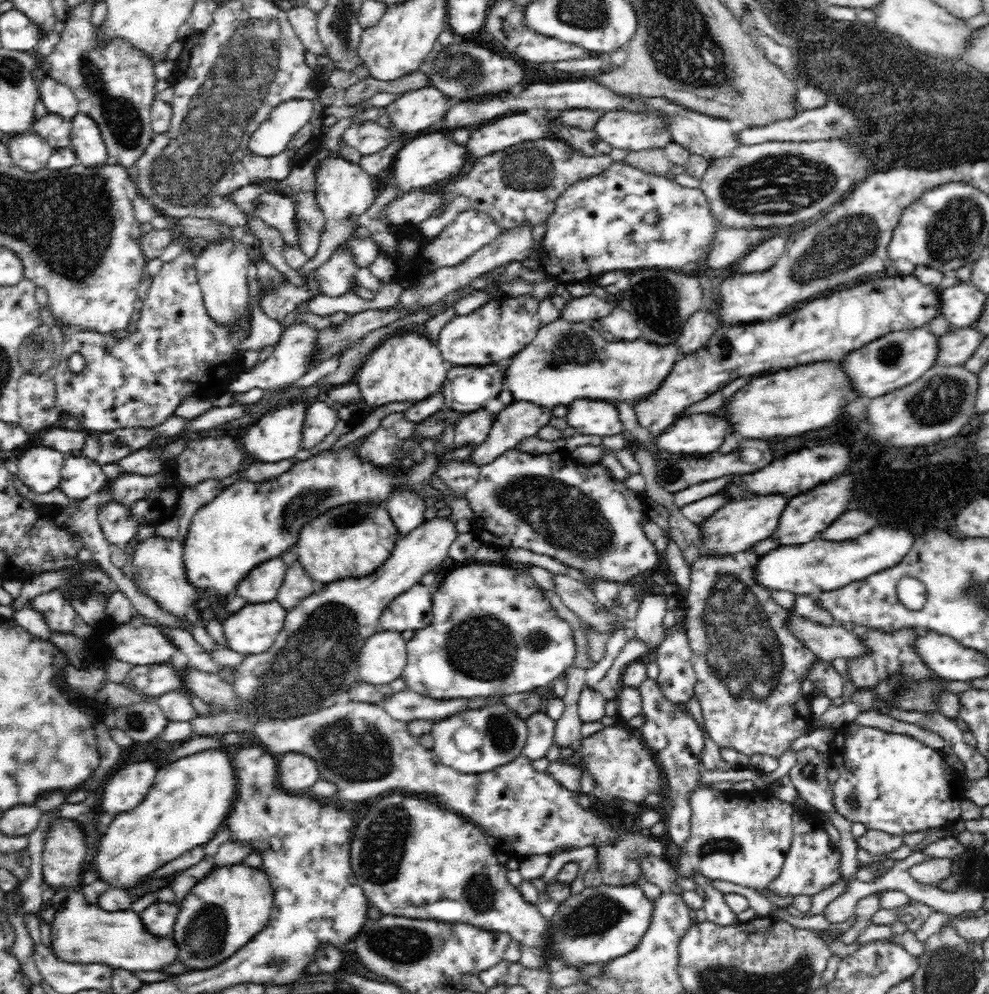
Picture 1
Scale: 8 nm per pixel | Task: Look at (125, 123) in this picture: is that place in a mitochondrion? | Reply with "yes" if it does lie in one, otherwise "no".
yes

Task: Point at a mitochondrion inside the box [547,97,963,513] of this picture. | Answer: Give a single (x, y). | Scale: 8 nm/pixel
(774, 181)

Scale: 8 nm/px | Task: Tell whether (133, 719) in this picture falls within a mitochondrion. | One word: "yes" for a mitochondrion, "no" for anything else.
yes

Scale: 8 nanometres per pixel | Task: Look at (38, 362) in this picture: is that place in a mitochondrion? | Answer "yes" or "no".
yes

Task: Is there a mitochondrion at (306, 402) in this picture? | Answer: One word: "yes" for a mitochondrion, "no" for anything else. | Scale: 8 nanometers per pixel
no

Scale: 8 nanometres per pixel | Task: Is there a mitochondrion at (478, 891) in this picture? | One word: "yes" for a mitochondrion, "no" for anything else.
yes

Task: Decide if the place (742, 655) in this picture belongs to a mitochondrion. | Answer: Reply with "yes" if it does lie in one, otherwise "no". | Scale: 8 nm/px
yes

